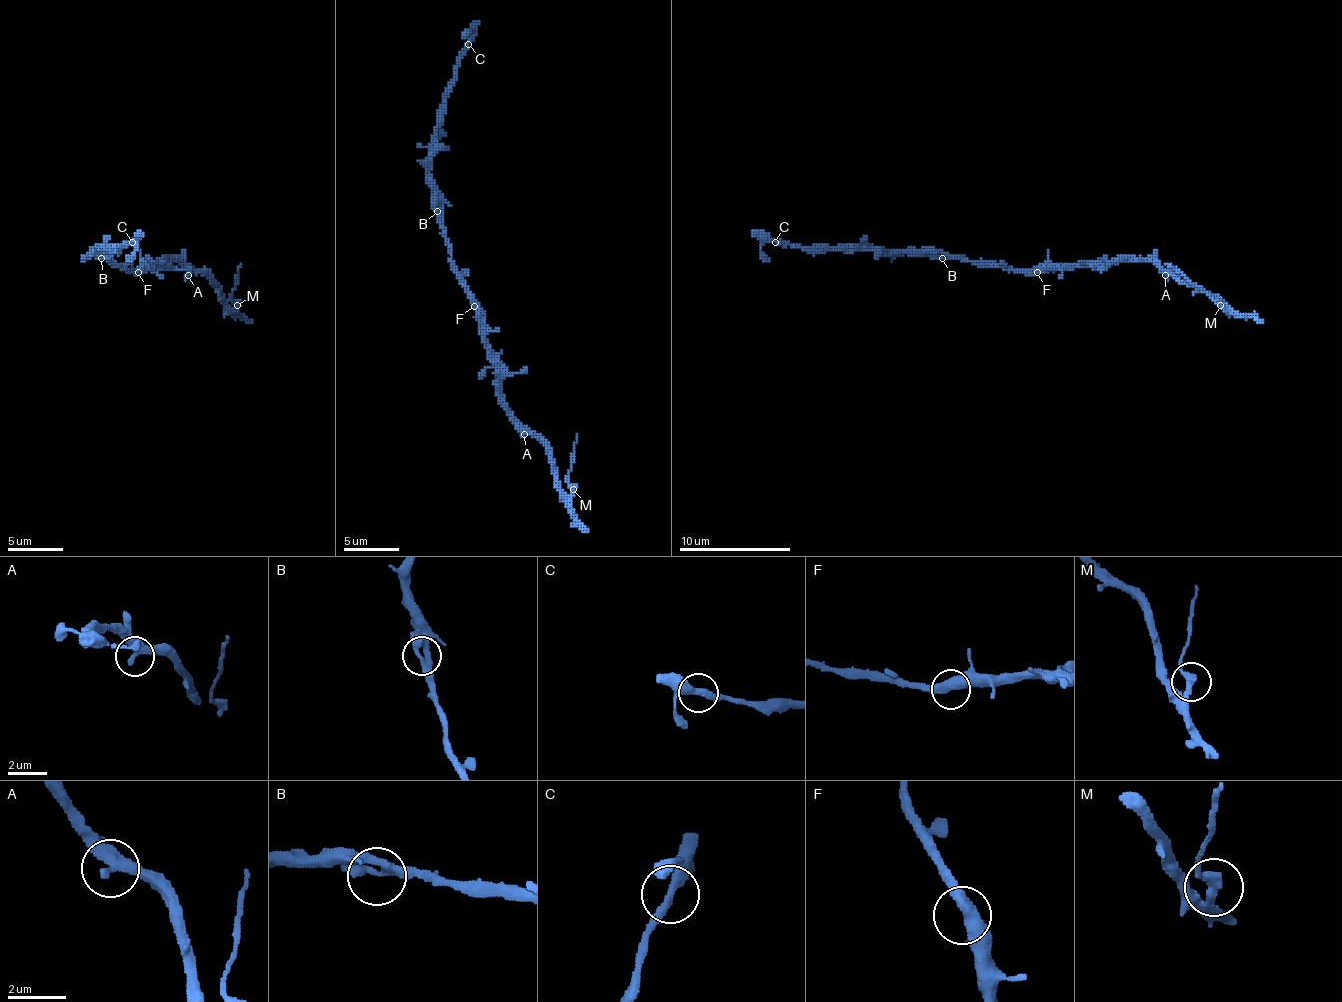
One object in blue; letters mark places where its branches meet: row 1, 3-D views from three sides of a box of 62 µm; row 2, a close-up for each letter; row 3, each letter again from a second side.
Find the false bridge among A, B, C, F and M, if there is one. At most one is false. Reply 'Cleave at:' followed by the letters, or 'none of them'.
Cleave at: M

